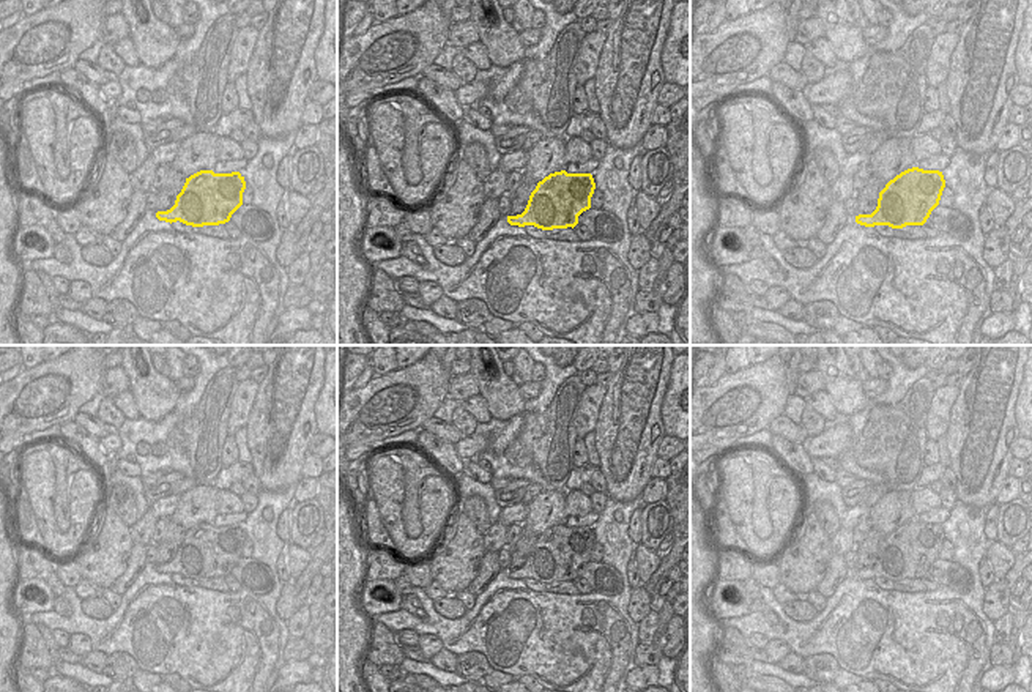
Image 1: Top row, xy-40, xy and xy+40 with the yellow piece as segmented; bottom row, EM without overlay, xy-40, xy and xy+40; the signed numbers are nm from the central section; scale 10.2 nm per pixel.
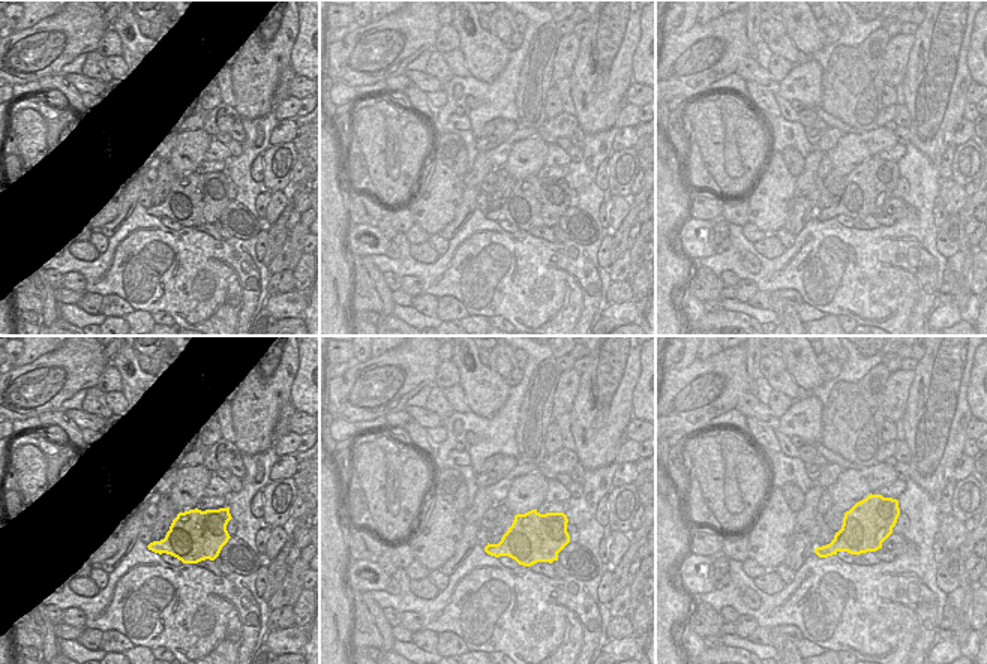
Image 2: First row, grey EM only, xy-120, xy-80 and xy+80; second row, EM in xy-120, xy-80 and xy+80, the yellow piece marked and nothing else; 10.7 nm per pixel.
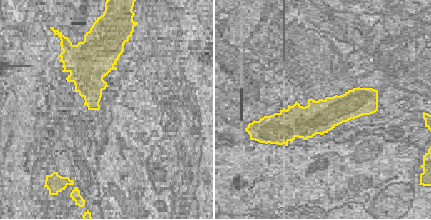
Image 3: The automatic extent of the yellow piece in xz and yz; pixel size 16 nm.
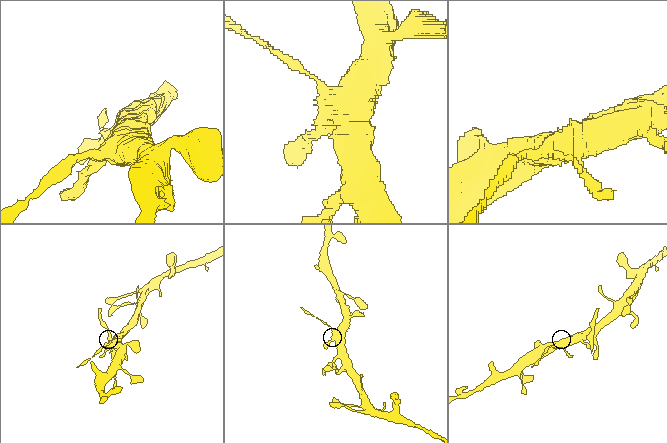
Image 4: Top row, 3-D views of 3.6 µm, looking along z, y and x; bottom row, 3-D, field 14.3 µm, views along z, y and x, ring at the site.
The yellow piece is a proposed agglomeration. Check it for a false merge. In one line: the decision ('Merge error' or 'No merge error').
Merge error.

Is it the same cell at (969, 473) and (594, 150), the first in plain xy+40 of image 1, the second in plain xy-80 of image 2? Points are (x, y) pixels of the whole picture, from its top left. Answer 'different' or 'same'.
different

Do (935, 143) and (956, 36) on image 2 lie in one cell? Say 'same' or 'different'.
same

